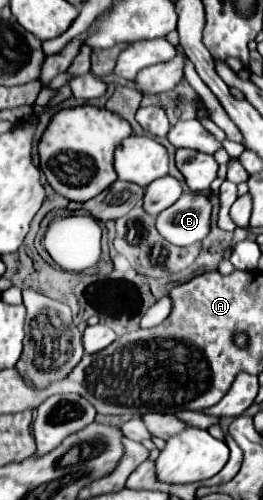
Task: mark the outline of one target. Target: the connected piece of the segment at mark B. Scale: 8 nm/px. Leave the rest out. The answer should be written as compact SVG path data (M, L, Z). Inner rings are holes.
M185 194L157 216L157 230L175 246L199 244L211 232L211 210L207 196Z

